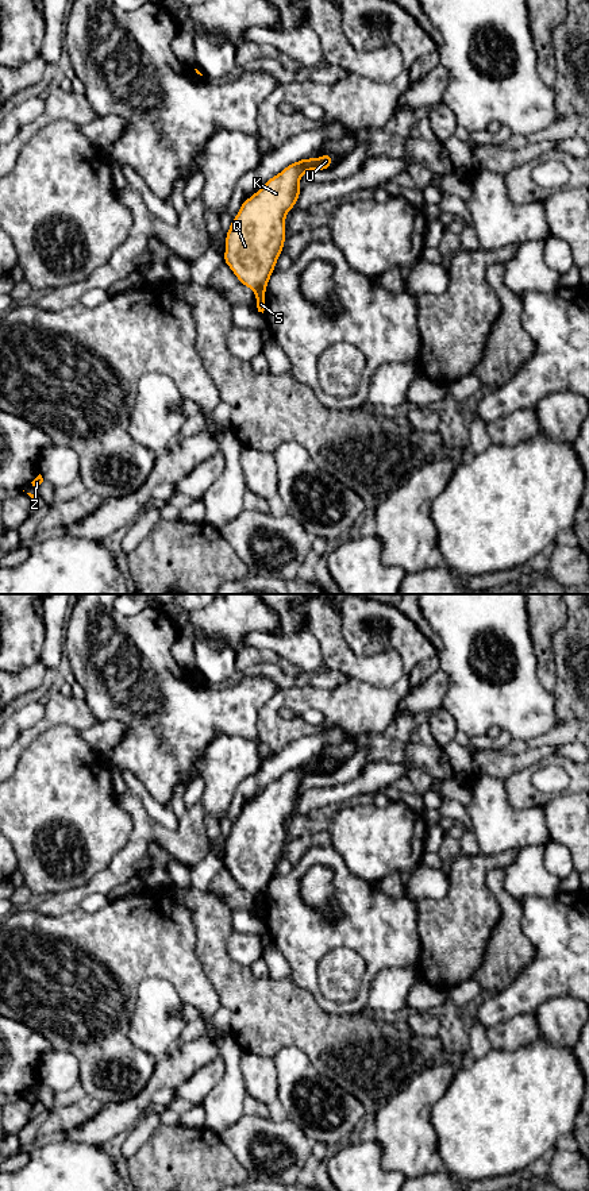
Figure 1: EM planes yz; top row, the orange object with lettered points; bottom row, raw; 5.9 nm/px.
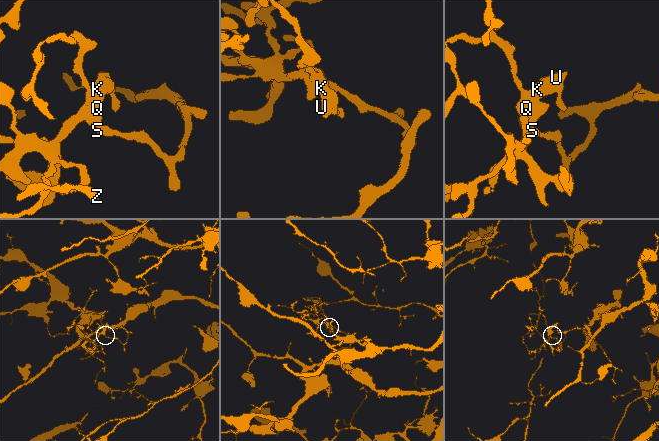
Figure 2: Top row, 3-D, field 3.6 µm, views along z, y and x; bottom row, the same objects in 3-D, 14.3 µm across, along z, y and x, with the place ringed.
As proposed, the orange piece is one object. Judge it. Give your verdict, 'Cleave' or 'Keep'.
Cleave

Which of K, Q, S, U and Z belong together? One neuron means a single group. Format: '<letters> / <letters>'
K Q U Z / S

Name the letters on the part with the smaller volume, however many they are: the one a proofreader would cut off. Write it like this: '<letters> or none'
K, Q, U, Z

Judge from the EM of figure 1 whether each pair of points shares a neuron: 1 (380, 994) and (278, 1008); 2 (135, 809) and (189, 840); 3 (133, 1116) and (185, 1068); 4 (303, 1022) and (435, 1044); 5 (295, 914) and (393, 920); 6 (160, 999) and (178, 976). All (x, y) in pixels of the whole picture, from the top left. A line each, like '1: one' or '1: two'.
1: two
2: one
3: one
4: one
5: one
6: two

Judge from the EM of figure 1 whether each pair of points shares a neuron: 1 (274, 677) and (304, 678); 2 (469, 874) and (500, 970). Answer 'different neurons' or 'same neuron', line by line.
1: same neuron
2: different neurons

